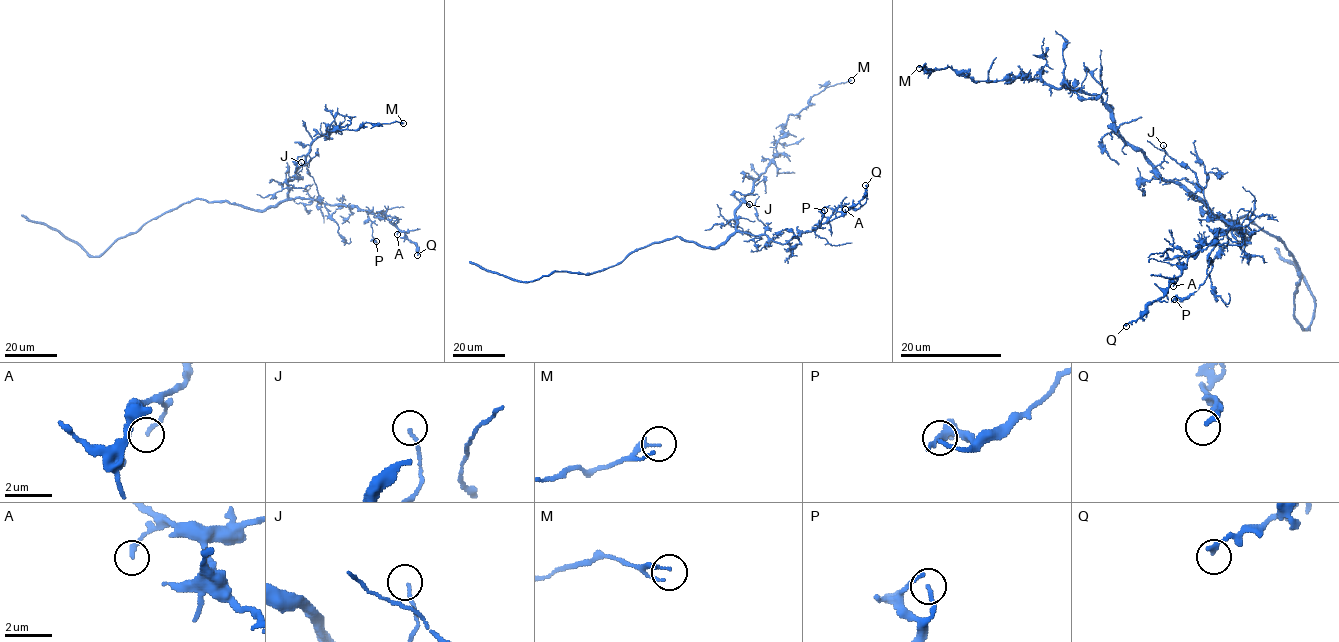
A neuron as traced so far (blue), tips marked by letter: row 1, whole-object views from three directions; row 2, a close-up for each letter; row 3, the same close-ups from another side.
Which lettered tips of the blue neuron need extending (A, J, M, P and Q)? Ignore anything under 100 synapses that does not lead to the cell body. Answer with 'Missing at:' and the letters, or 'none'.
Missing at: none

